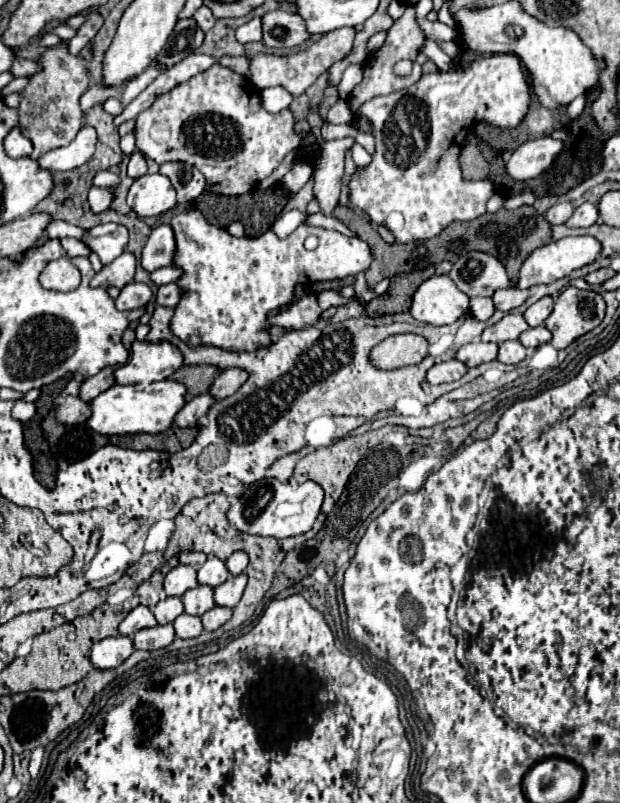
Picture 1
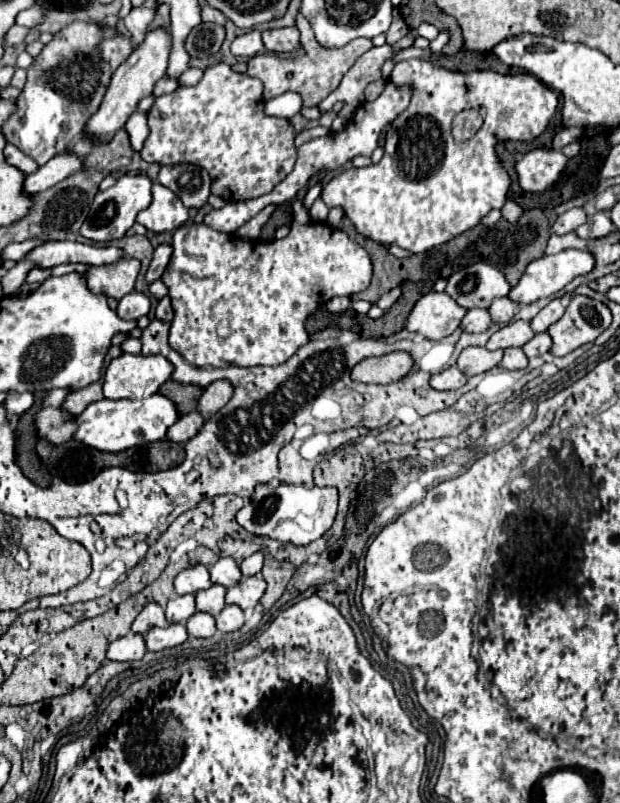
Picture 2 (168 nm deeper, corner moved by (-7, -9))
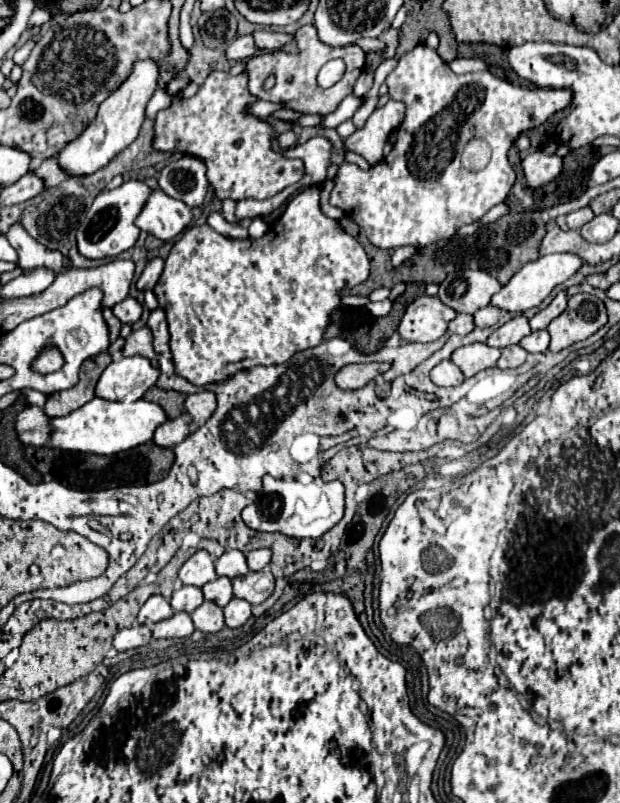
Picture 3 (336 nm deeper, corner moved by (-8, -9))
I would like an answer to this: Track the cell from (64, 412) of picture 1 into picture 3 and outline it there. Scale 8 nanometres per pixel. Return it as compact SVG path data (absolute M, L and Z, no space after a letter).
M30 405L22 413L18 413L16 431L18 431L18 439L24 445L34 445L34 447L46 445L54 433L50 425L50 417L38 405Z

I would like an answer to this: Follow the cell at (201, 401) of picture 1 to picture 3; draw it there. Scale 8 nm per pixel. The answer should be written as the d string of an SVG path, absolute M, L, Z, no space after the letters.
M184 413L178 419L168 419L164 425L160 425L160 429L156 429L154 433L154 443L160 447L174 449L190 433L192 433L192 419L188 417L188 413Z

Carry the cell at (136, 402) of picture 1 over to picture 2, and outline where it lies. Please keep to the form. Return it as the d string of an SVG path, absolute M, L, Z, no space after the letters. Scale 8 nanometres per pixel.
M151 395L141 401L101 399L101 401L91 403L81 415L75 417L75 423L79 423L79 425L77 425L73 439L85 443L87 447L95 447L99 451L117 453L117 451L125 451L129 447L139 447L145 443L165 439L167 429L177 421L177 417L179 417L179 413L177 413L173 401L169 401L163 395Z

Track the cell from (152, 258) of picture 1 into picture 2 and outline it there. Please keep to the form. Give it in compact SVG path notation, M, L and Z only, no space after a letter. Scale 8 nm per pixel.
M167 243L159 245L159 247L153 251L153 259L151 259L149 269L147 269L147 273L145 273L145 281L147 281L147 283L153 283L153 281L157 281L157 279L163 275L165 267L169 265L171 253L173 253L173 247L167 245Z

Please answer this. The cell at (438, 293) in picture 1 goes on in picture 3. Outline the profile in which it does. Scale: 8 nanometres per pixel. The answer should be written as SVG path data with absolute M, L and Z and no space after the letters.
M422 295L418 299L414 299L414 303L410 303L406 307L406 313L400 321L398 333L406 339L406 341L418 341L418 343L430 343L440 339L446 329L448 323L456 317L458 313L444 305L438 297L430 297L430 295Z

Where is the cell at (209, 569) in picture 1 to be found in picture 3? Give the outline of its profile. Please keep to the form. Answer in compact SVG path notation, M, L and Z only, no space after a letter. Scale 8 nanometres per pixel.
M228 549L228 551L224 551L224 555L220 559L216 559L216 573L218 573L218 577L236 579L236 577L246 575L248 571L250 569L246 565L246 557L238 549Z

